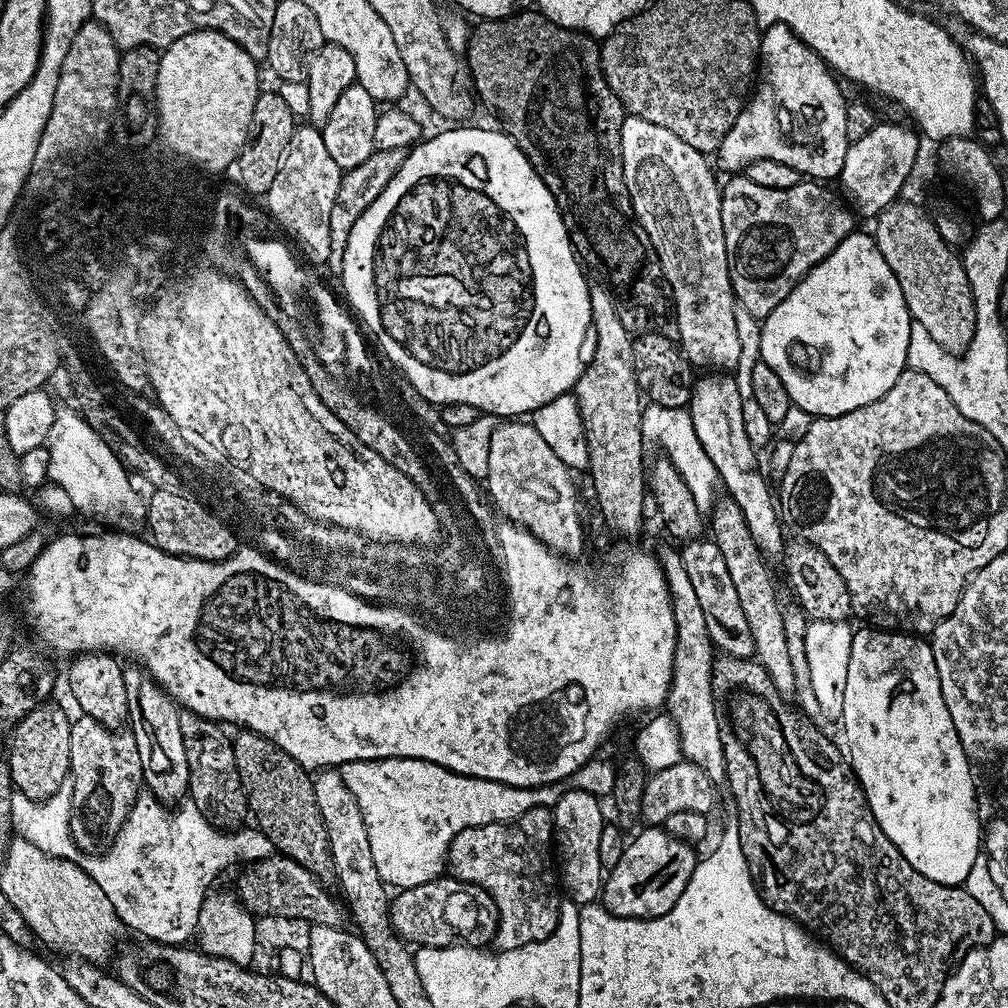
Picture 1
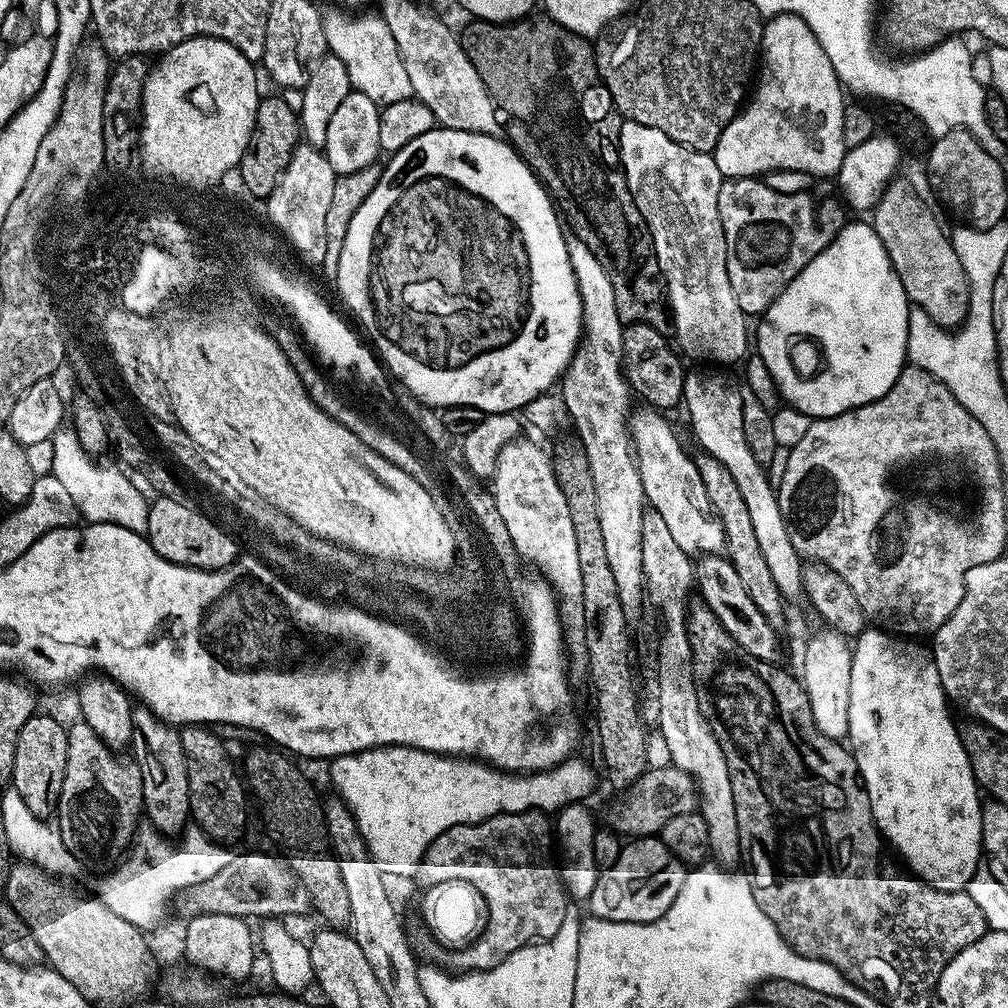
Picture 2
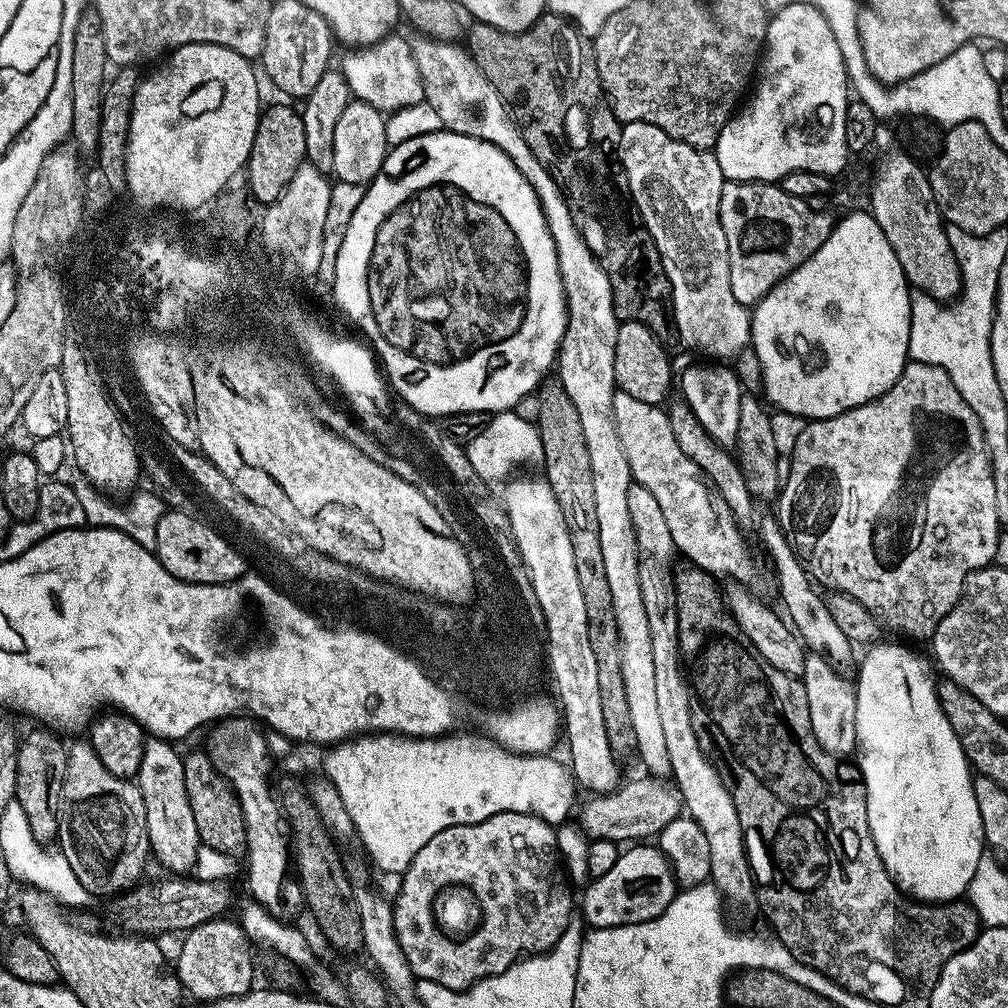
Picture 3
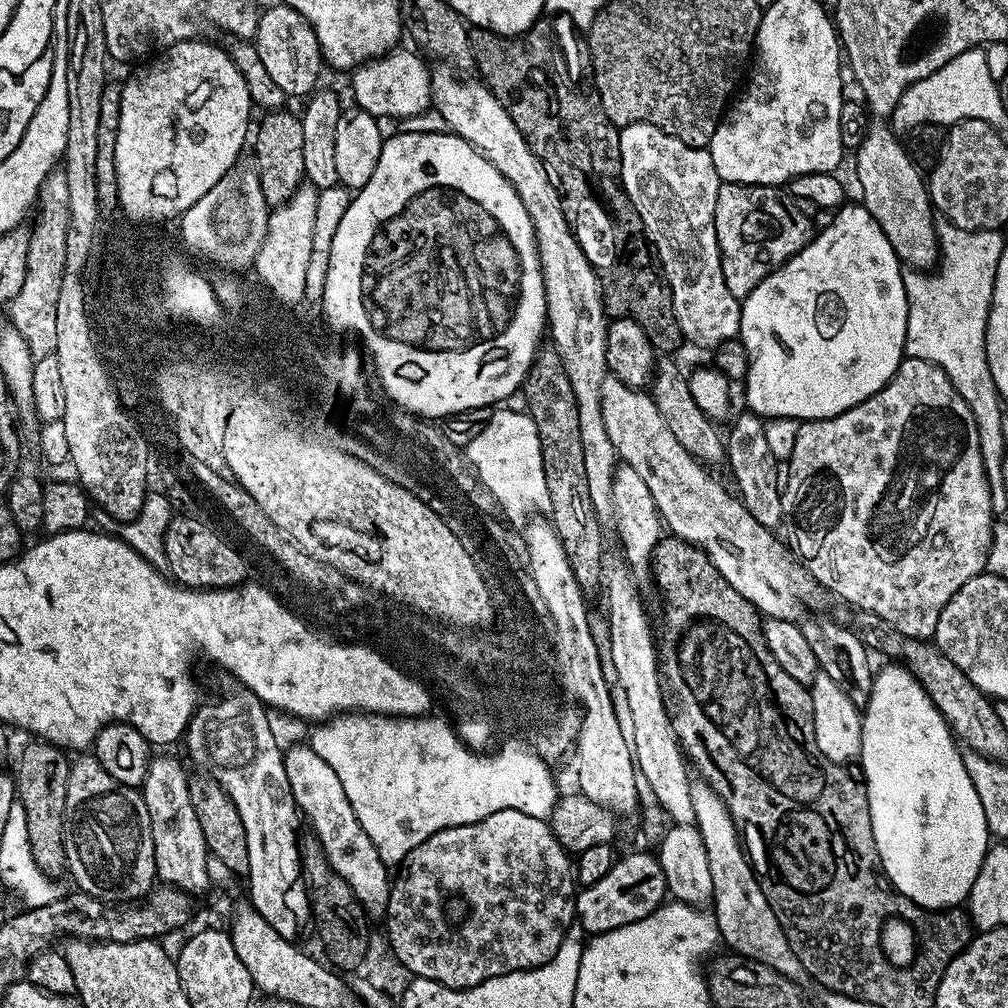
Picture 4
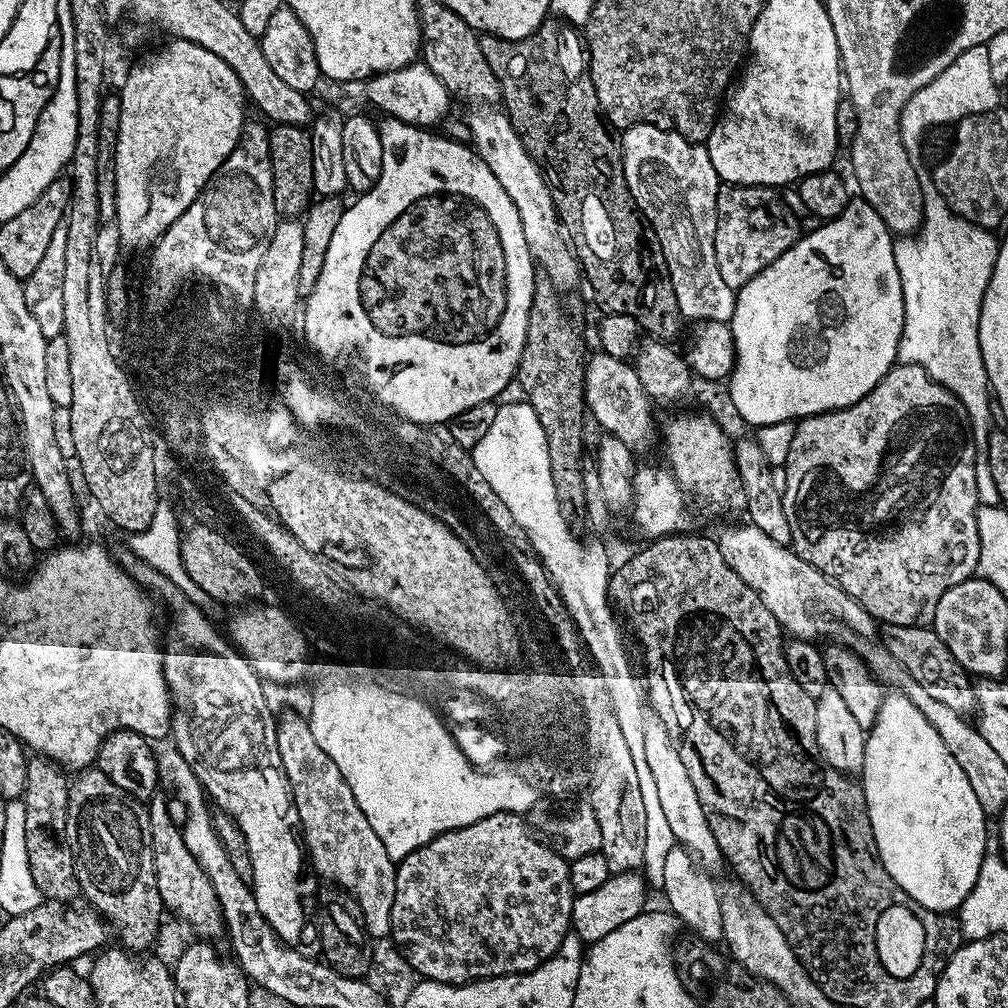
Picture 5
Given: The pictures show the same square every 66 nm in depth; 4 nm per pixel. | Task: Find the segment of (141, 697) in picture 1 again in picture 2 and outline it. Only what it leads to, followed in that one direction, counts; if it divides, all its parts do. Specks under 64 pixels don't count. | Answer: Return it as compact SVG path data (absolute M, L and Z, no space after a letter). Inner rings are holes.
M133 707L131 751L136 751L142 774L143 815L148 816L147 823L165 837L175 837L185 831L189 823L189 783L186 776L186 758L183 757L180 733L173 725L156 717L149 708Z

